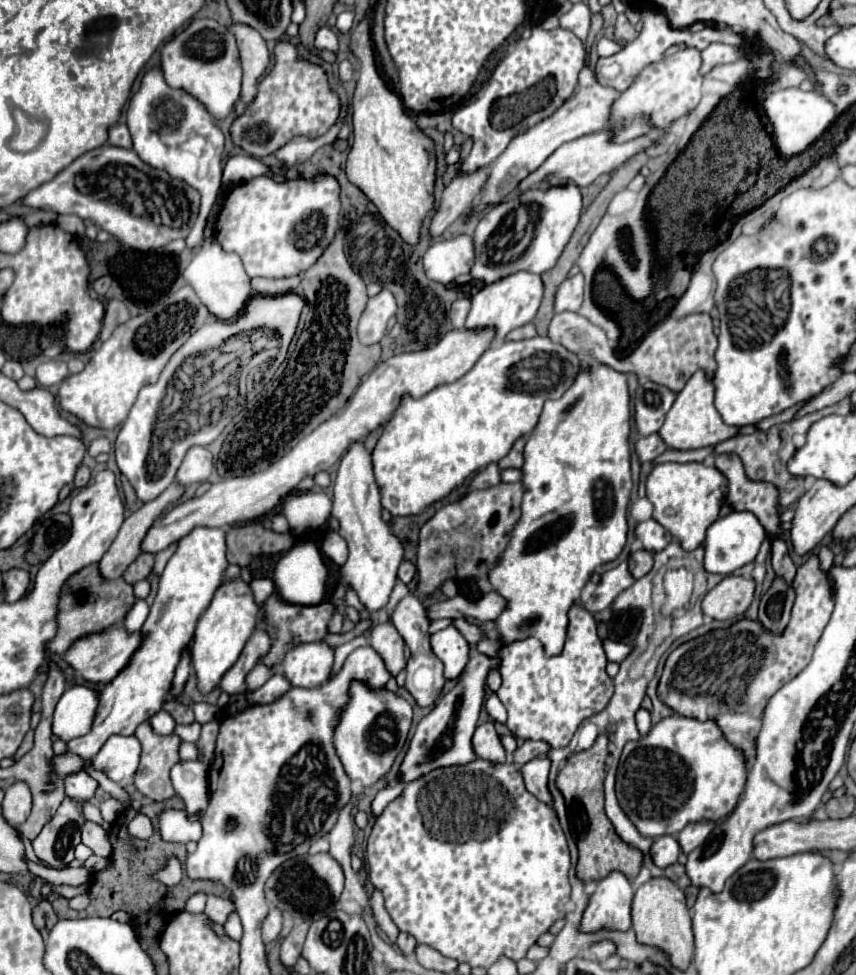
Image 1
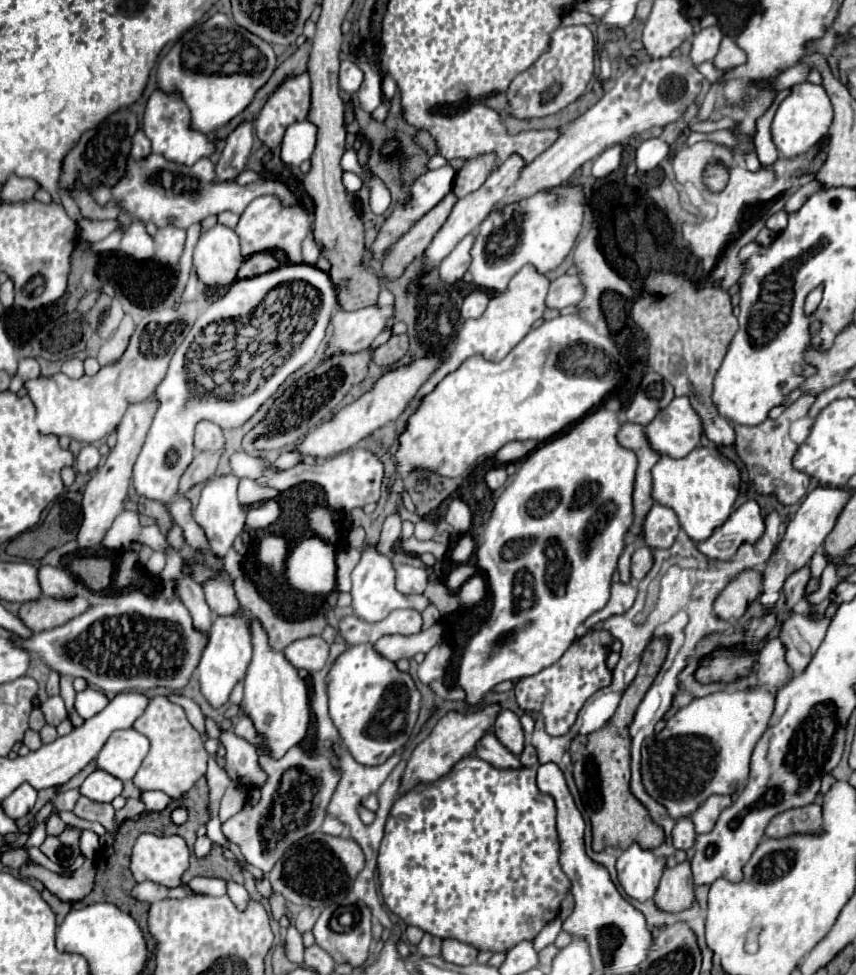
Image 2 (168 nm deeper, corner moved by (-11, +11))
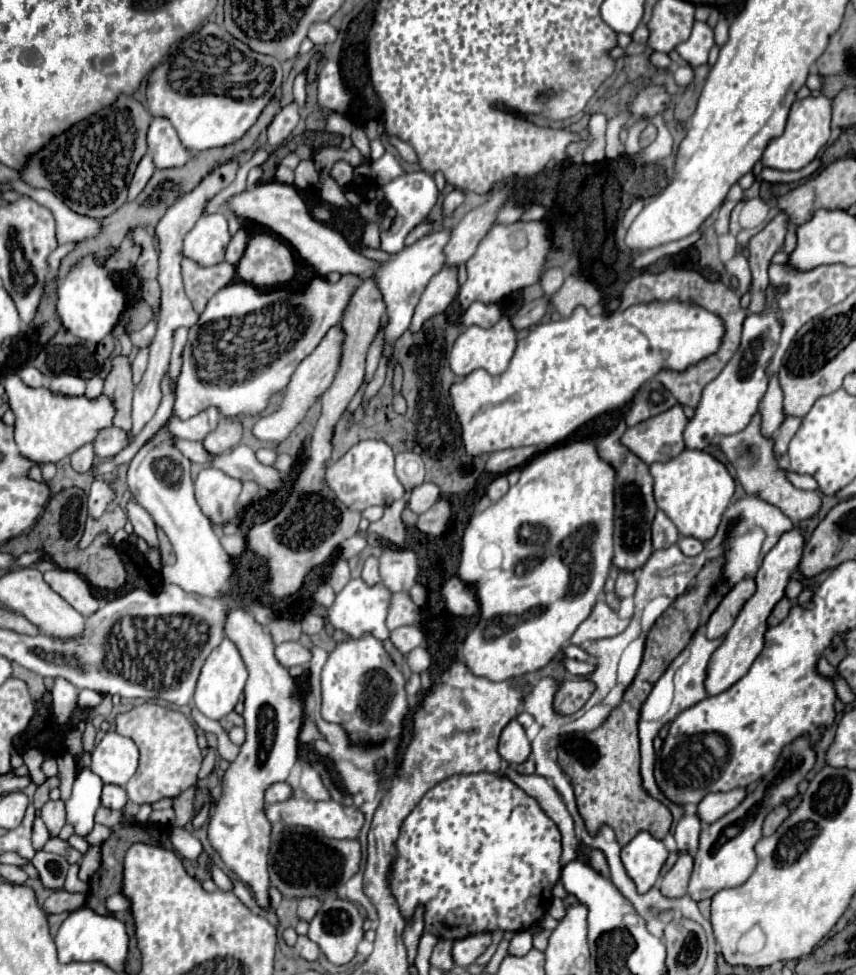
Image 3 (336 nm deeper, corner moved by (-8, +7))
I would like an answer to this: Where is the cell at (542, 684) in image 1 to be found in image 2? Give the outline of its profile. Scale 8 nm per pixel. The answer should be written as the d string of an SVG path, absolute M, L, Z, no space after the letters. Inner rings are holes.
M591 631L583 635L579 641L575 641L565 655L547 667L545 671L539 671L533 677L519 679L515 683L515 697L523 711L527 713L541 713L545 719L545 729L549 735L565 735L571 725L577 719L579 709L583 703L599 689L607 687L611 683L611 671L605 665L605 659L609 655L607 645L613 641L613 637L607 631Z

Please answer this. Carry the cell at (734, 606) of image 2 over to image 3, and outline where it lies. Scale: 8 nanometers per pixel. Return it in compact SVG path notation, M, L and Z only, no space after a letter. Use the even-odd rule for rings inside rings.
M742 579L740 583L736 583L720 601L720 605L714 609L714 613L710 615L708 623L706 623L706 637L708 639L718 639L722 635L728 633L728 629L734 625L734 619L738 617L740 609L744 607L744 603L754 595L756 591L756 583L754 579Z

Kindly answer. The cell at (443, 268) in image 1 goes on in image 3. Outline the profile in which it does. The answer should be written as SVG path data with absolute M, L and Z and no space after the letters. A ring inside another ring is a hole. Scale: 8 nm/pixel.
M444 265L428 283L416 311L414 311L414 319L410 323L412 331L418 331L418 327L422 327L422 323L426 319L430 319L432 315L444 311L454 295L458 293L458 267L450 267Z

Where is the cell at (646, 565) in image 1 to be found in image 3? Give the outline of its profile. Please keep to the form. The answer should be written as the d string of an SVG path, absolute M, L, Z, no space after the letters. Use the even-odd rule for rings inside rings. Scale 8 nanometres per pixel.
M620 571L614 591L616 591L616 595L620 599L634 595L634 591L636 591L636 575L632 571Z

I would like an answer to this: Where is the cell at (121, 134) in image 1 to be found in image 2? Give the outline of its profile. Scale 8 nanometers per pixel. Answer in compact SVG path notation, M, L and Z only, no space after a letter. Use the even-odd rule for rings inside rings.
M137 131L133 137L133 149L131 149L131 157L133 159L145 159L145 155L151 153L151 141L145 137L143 131Z

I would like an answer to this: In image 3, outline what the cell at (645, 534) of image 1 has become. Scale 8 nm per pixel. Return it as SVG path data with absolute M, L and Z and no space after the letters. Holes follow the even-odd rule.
M656 511L654 523L652 523L652 547L654 549L668 549L670 545L678 543L680 533L676 525L666 517L664 511Z

